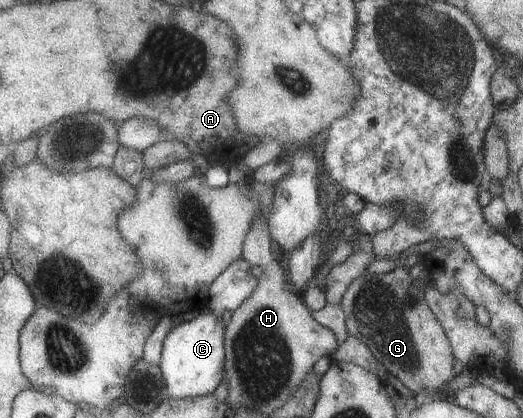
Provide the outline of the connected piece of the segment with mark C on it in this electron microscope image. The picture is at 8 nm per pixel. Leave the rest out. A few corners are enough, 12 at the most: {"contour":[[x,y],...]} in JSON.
{"contour":[[208,306],[171,328],[158,364],[169,397],[214,392],[224,332]]}

